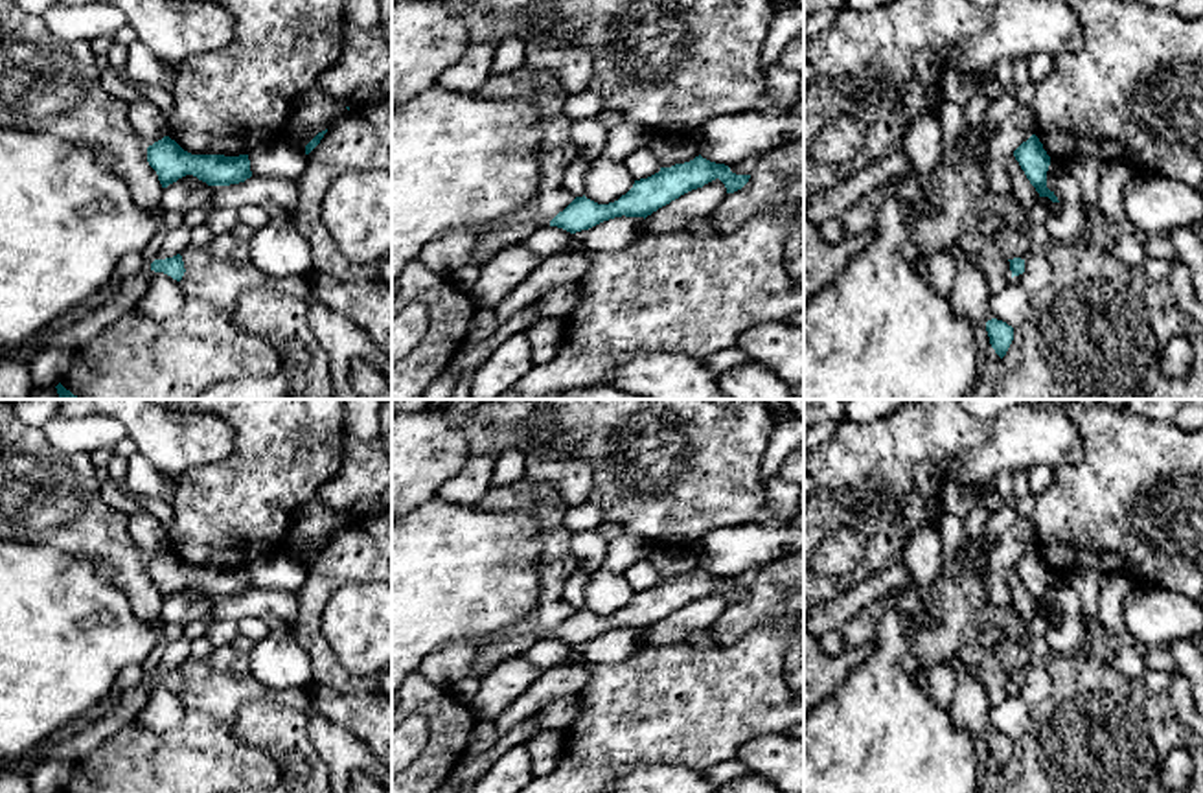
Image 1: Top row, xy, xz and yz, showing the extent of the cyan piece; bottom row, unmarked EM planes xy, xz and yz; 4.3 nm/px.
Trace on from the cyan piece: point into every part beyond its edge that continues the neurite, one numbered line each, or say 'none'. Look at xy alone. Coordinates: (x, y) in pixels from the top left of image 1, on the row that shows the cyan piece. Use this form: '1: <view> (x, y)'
none

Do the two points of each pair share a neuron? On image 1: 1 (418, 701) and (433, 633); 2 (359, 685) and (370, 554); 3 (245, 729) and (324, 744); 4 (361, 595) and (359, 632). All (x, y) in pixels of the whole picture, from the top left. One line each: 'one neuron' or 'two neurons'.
1: two neurons
2: one neuron
3: two neurons
4: one neuron

